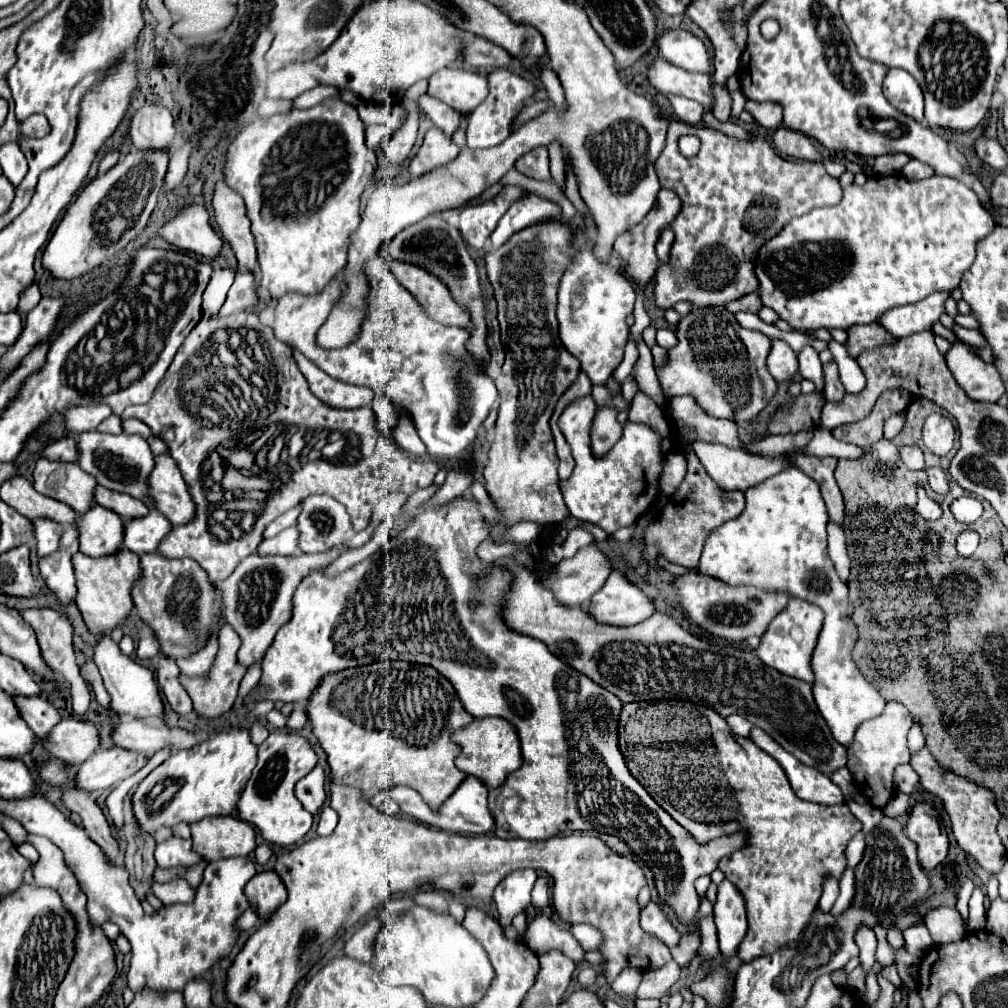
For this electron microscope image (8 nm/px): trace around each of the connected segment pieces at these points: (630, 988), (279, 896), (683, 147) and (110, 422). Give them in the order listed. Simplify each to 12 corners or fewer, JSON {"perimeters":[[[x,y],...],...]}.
{"perimeters":[[[624,970],[612,990],[634,1002],[642,980],[640,970]],[[274,872],[256,874],[244,894],[260,920],[286,902]],[[682,136],[679,150],[687,158],[696,156],[700,140]],[[108,416],[98,430],[120,434],[122,420],[118,416]]]}

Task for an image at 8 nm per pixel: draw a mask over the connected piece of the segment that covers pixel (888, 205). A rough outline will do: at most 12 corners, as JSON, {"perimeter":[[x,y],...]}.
{"perimeter":[[870,176],[756,264],[794,328],[954,290],[996,228],[948,176]]}

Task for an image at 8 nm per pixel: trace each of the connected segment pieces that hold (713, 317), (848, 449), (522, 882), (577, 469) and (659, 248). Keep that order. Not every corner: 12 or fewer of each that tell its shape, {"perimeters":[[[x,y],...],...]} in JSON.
{"perimeters":[[[692,308],[656,372],[664,396],[752,420],[778,388],[772,340]],[[818,426],[806,454],[854,460],[866,450],[836,440]],[[514,870],[494,890],[500,924],[530,904],[538,874]],[[586,394],[558,426],[576,460],[562,494],[574,518],[612,534],[656,504],[666,452],[628,420],[594,456]],[[664,228],[656,243],[660,262],[668,260],[674,242],[672,228]]]}

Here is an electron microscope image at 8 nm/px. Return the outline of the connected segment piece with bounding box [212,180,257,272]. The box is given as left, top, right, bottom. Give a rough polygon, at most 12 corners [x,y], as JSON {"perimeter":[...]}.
{"perimeter":[[224,180],[212,208],[238,264],[256,272],[256,246],[244,200]]}

